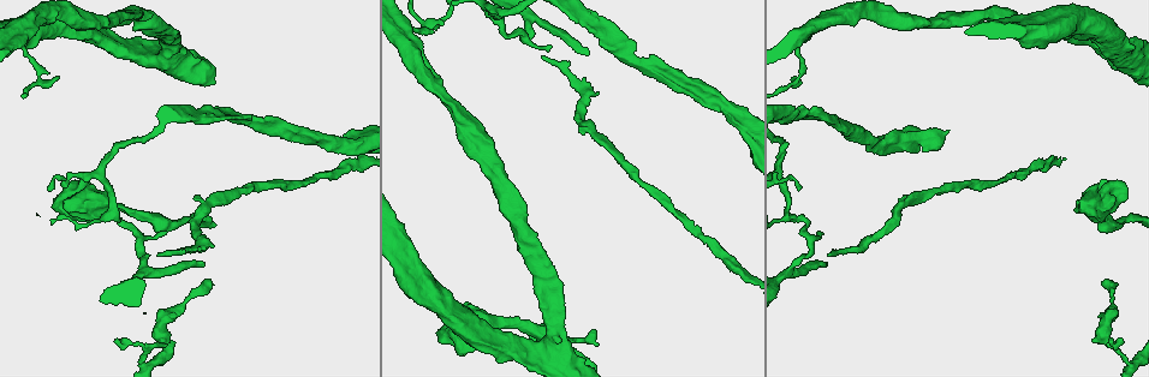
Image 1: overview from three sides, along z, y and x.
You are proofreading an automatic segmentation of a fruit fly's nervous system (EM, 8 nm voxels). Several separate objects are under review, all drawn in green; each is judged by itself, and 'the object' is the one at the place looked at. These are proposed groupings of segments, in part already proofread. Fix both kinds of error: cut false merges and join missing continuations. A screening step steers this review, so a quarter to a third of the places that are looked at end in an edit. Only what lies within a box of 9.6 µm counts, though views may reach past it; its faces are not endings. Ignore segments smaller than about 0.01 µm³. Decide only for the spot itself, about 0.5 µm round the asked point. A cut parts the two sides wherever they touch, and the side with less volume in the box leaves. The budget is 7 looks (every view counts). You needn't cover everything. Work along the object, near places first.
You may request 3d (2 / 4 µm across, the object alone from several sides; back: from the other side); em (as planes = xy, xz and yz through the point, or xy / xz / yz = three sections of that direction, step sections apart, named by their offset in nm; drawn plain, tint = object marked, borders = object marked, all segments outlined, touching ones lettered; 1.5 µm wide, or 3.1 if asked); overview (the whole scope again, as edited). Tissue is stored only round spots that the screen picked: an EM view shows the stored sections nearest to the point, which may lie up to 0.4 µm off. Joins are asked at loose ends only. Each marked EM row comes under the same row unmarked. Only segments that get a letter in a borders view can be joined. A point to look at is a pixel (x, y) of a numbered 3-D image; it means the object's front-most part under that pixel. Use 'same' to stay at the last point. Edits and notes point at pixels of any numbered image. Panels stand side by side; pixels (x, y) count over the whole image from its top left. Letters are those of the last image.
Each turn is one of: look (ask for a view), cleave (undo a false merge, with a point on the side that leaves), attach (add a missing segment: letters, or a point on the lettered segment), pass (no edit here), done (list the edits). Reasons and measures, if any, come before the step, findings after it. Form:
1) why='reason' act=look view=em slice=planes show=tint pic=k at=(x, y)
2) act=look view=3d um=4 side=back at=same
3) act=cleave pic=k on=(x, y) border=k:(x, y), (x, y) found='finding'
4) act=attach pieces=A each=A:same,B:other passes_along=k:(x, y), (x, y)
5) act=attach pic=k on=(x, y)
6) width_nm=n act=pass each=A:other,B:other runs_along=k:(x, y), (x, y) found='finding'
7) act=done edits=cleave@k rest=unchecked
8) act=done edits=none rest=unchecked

why='free end' act=look view=em slice=planes show=borders pic=1 at=(435, 30)

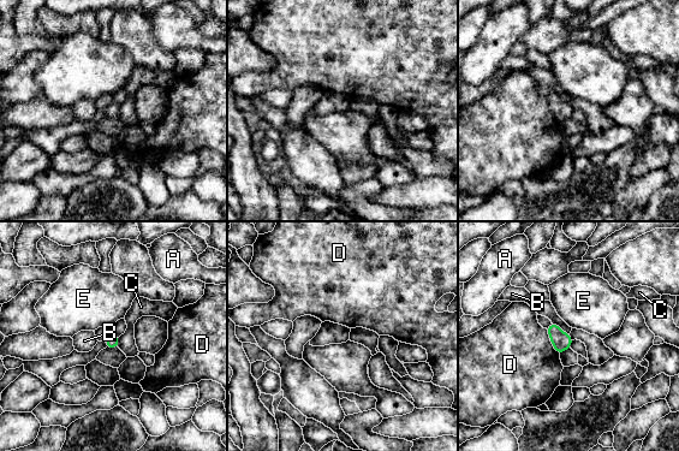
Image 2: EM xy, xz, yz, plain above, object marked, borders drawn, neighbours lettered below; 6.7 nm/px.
act=pass each=A:other,B:other,C:other,D:other,E:other border=2:(120, 336), (118, 348) found='none of them fits'

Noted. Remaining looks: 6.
why='an open end' act=look view=em slice=planes show=tint pic=1 at=(824, 265)

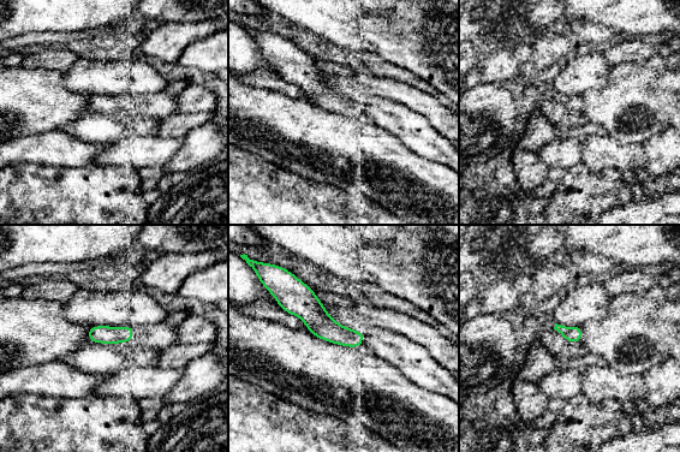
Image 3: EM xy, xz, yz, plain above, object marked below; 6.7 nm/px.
act=look view=em slice=planes show=borders at=same

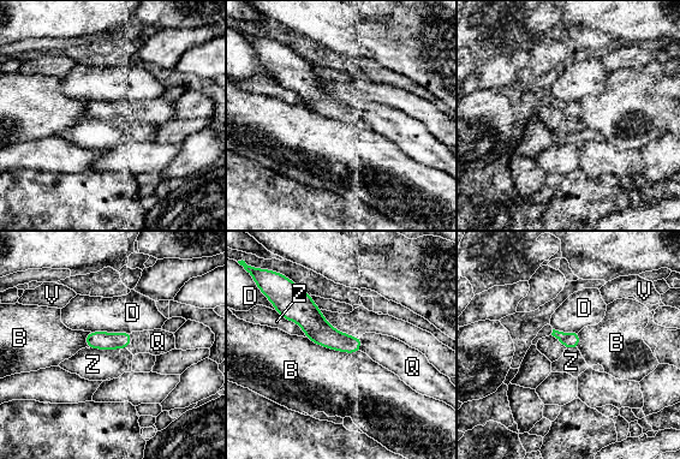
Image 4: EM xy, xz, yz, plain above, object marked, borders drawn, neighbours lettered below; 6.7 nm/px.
act=attach pieces=Q each=B:other,D:other,Q:same,V:other,Z:other found='the neuron continues'

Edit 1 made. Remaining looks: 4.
act=done edits=attach@4 rest=unchecked

